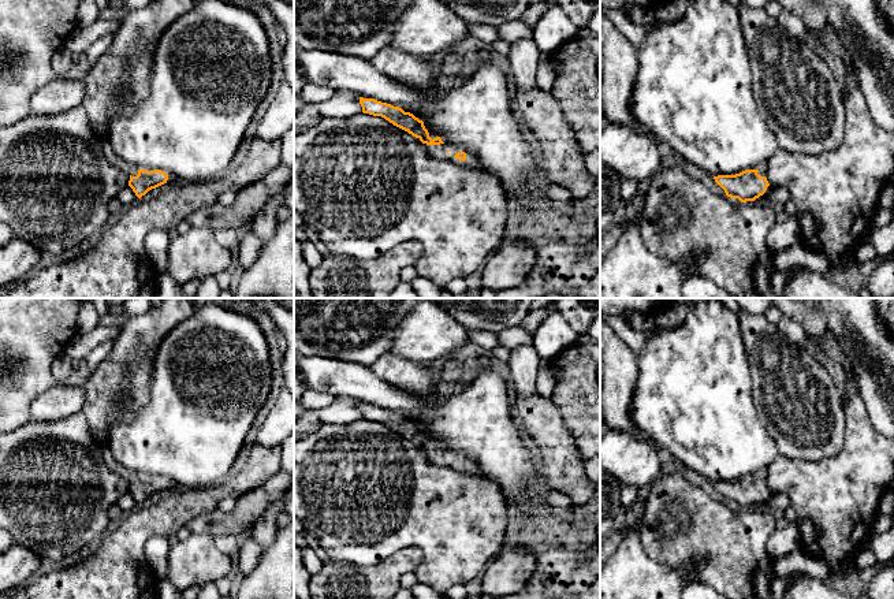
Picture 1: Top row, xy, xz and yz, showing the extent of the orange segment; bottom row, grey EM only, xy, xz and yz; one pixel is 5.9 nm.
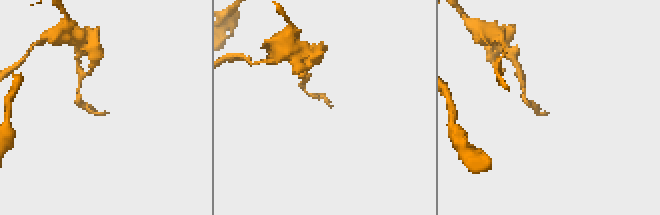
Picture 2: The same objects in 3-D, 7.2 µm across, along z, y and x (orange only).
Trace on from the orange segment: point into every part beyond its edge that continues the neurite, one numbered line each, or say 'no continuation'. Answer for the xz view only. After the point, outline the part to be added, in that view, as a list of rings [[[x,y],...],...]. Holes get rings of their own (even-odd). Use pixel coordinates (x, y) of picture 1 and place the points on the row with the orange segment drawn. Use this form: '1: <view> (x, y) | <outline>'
1: xz (435, 151) | [[[424,144],[426,153],[432,157],[451,160],[454,164],[459,167],[477,168],[484,171],[477,156],[470,150],[463,150],[461,148],[455,148],[451,145],[440,144],[440,145],[426,145]]]

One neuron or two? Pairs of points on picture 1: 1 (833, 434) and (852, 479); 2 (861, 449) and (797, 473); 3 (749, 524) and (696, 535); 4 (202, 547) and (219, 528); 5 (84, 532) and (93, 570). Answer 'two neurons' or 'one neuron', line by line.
1: two neurons
2: one neuron
3: one neuron
4: two neurons
5: two neurons

